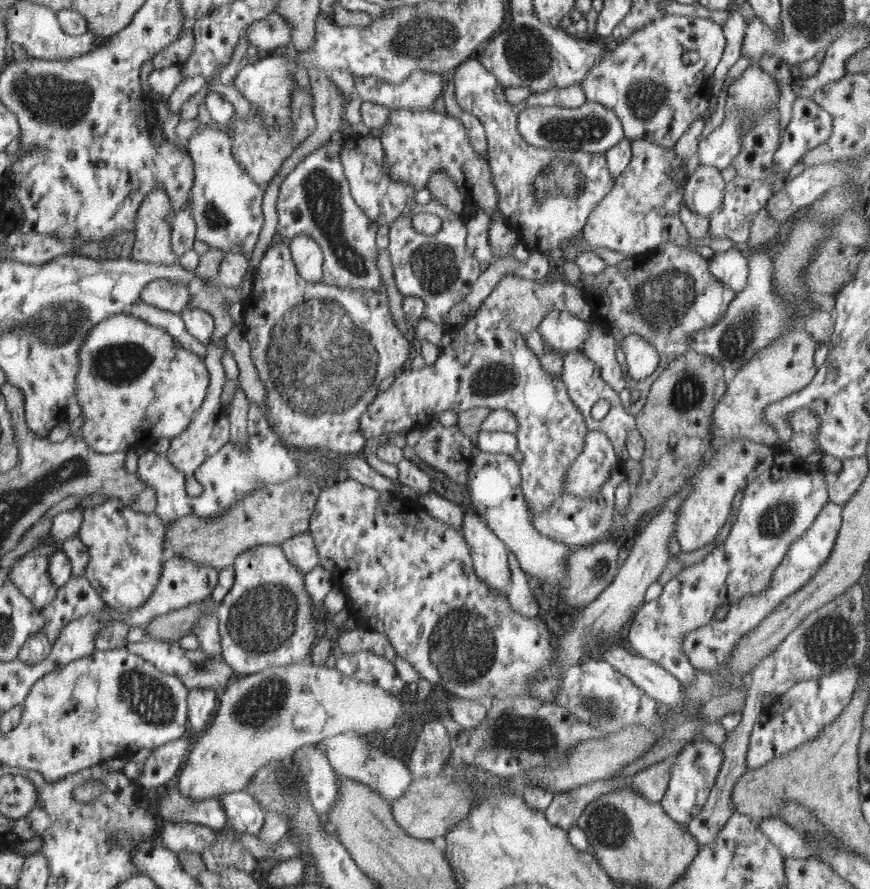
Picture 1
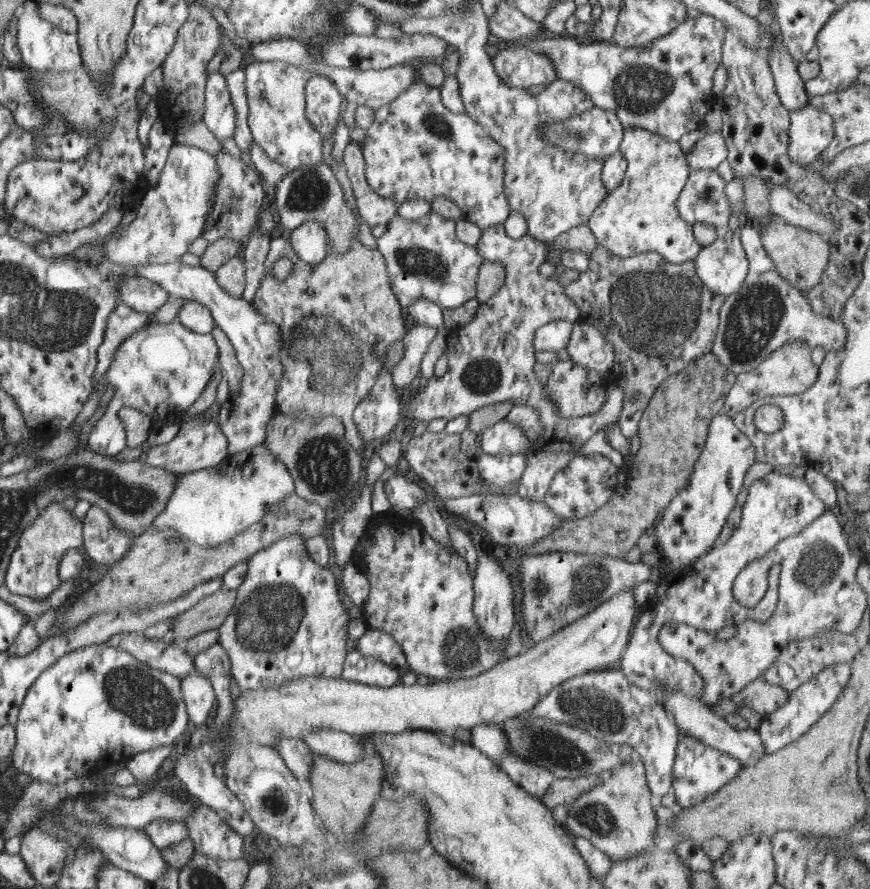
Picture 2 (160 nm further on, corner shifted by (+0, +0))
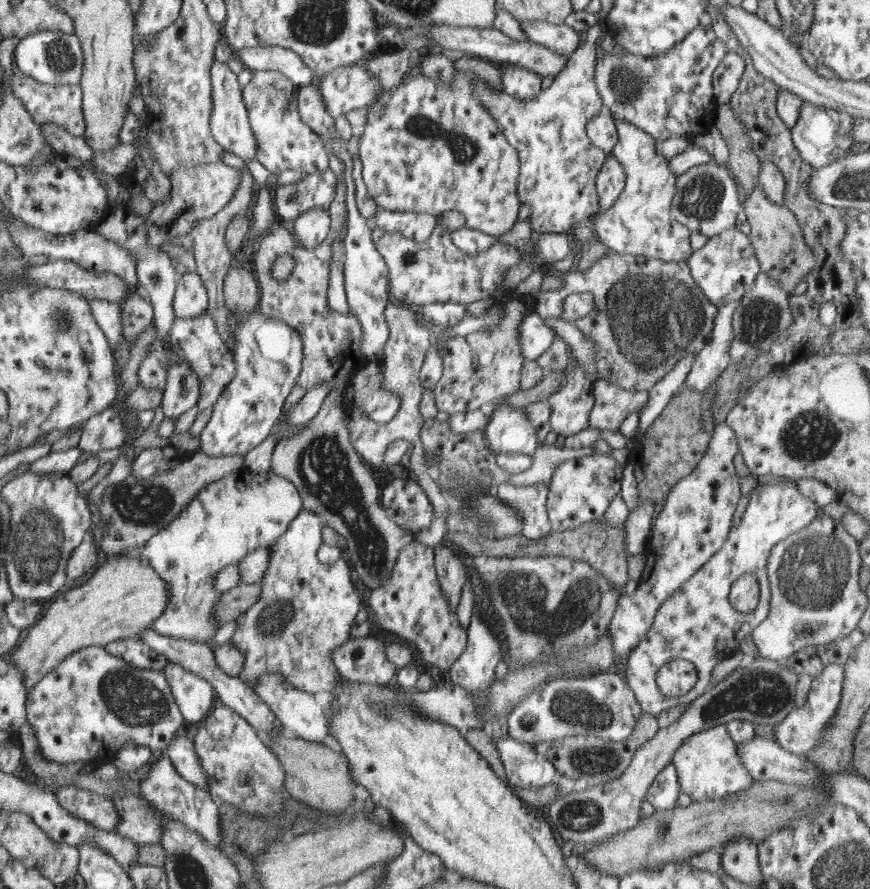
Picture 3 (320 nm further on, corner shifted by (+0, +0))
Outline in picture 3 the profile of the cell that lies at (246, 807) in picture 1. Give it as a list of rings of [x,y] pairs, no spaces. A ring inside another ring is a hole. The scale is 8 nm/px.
[[[185,733],[179,735],[178,740],[172,746],[168,746],[166,752],[182,778],[209,792],[211,786],[205,775],[207,772],[203,771],[194,744],[188,740]]]

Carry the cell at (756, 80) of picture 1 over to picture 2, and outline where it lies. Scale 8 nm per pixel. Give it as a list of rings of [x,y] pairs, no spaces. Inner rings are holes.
[[[721,132],[706,133],[686,154],[690,169],[717,169],[727,161],[728,149]]]

